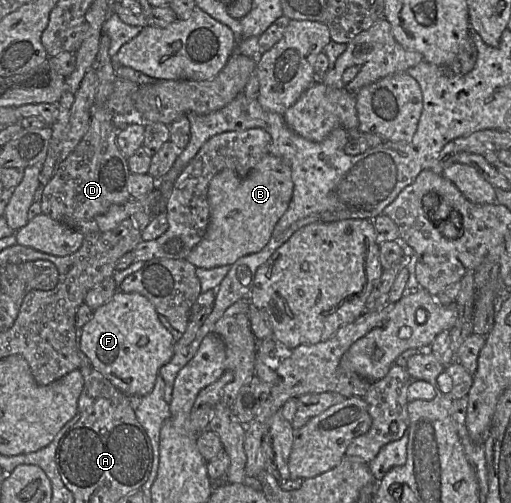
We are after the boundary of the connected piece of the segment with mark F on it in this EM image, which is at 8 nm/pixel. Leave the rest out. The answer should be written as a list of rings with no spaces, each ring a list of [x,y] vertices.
[[[118,290],[107,303],[94,310],[92,319],[81,328],[82,352],[95,369],[127,396],[149,394],[154,388],[160,368],[175,354],[173,336],[159,321],[158,315],[154,305],[145,296],[137,292]]]

